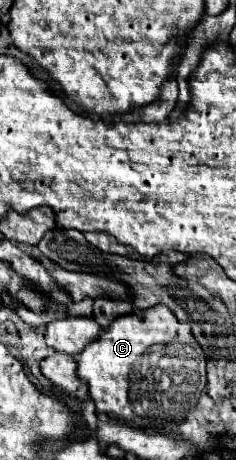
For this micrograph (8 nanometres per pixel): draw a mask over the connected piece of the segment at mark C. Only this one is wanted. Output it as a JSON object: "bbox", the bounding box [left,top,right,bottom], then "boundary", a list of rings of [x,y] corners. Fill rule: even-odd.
{"bbox":[77,305,207,427],"boundary":[[[155,305],[149,309],[135,309],[127,315],[117,317],[107,329],[101,331],[99,339],[95,339],[95,343],[91,343],[91,347],[85,347],[83,353],[77,359],[77,373],[79,379],[83,379],[89,385],[89,395],[95,401],[97,413],[113,413],[117,415],[117,419],[131,423],[135,427],[149,427],[151,419],[165,419],[165,421],[181,421],[185,419],[185,415],[197,405],[199,395],[203,393],[205,385],[207,385],[207,377],[205,377],[205,355],[201,345],[195,341],[191,327],[179,323],[179,319],[175,317],[175,313],[165,307],[165,305]],[[169,353],[177,353],[177,363],[179,363],[179,381],[163,381],[163,375],[175,375],[173,373],[173,357],[169,357]]]}

